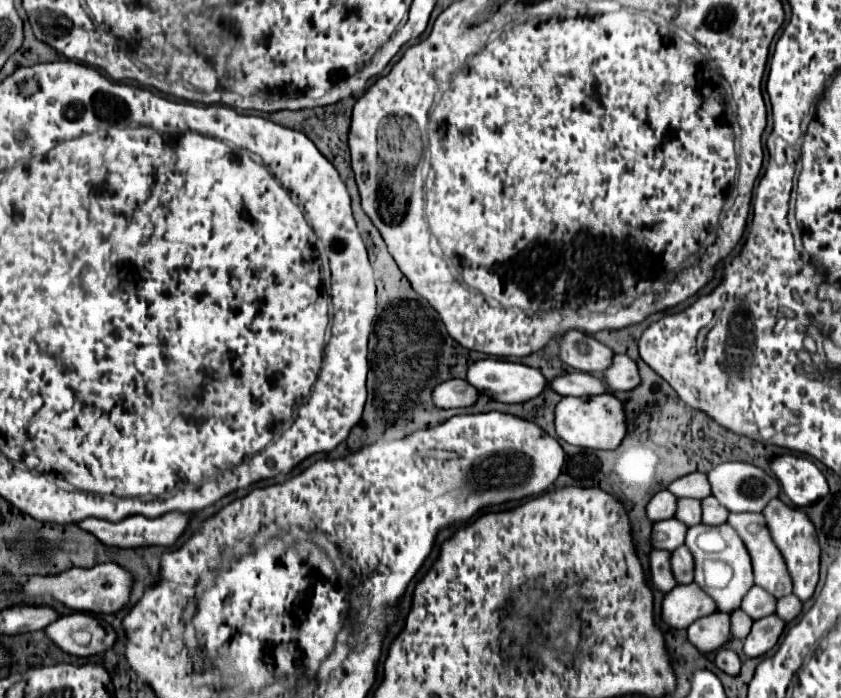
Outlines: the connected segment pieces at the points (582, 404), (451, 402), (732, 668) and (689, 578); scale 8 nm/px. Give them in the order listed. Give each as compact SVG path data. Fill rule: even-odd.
M597 394L597 396L565 396L555 406L555 432L559 438L573 446L581 448L599 448L613 450L621 444L625 436L625 416L623 404L613 394Z
M453 378L437 384L431 392L431 398L437 408L465 408L475 404L477 394L479 392L471 384L467 384L467 380Z
M721 648L721 650L717 650L715 664L717 664L717 668L721 668L723 672L727 672L727 674L731 674L731 676L739 674L739 668L741 668L741 660L739 660L737 652L731 650L731 648Z
M679 546L671 554L671 570L677 580L677 584L691 584L693 582L693 564L691 564L691 552L687 552L685 546Z

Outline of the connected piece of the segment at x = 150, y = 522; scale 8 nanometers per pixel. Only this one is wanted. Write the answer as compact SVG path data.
M169 512L159 518L147 518L147 516L129 516L121 522L109 522L109 520L99 520L99 518L87 518L79 526L93 536L97 536L103 544L107 546L119 546L119 548L133 548L133 546L173 546L175 540L181 536L189 522L191 514L181 514L181 512Z

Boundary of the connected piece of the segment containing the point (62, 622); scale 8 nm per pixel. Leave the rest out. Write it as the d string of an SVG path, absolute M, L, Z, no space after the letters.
M81 612L57 618L43 632L55 646L73 656L103 654L115 642L115 632L107 622Z

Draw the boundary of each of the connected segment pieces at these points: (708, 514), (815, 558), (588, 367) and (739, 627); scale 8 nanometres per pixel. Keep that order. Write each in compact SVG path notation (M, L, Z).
M707 496L701 500L701 510L703 510L703 524L709 524L709 526L719 526L729 516L729 510L719 506L713 496Z
M773 498L761 514L765 516L765 522L771 538L775 540L775 546L785 558L789 576L793 580L793 594L803 602L809 600L819 582L819 544L815 540L815 526L811 524L811 520L807 520L805 512L783 504L779 498Z
M569 330L559 338L559 360L581 372L601 372L611 364L613 352L581 330Z
M741 608L731 612L731 636L733 636L733 638L745 640L745 636L747 636L749 630L751 630L751 624L753 624L753 620L751 620L745 612L741 612Z

